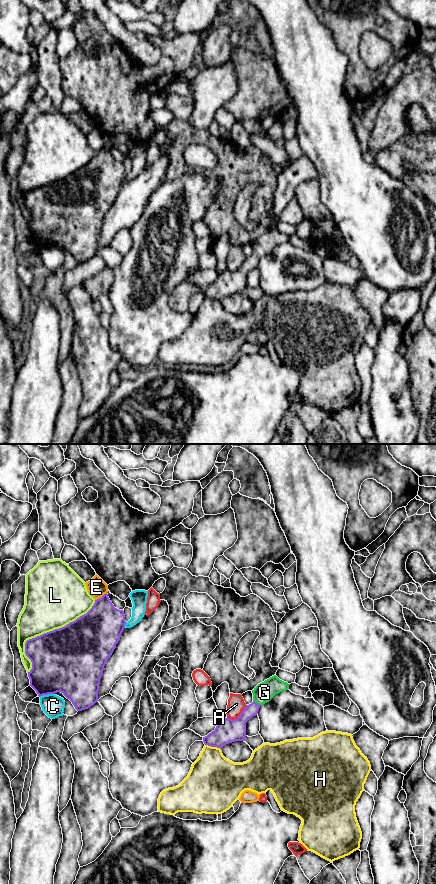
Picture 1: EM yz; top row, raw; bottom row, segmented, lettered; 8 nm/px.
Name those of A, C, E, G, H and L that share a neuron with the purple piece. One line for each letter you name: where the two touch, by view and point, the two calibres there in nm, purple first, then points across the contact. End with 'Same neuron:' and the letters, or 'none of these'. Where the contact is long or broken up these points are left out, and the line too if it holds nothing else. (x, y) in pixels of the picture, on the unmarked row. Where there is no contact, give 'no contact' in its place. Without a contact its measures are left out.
G: contact yz (255, 254); calibres 140 and 160 nm; way yz (237, 279), (255, 254), (264, 244)
Same neuron: G

